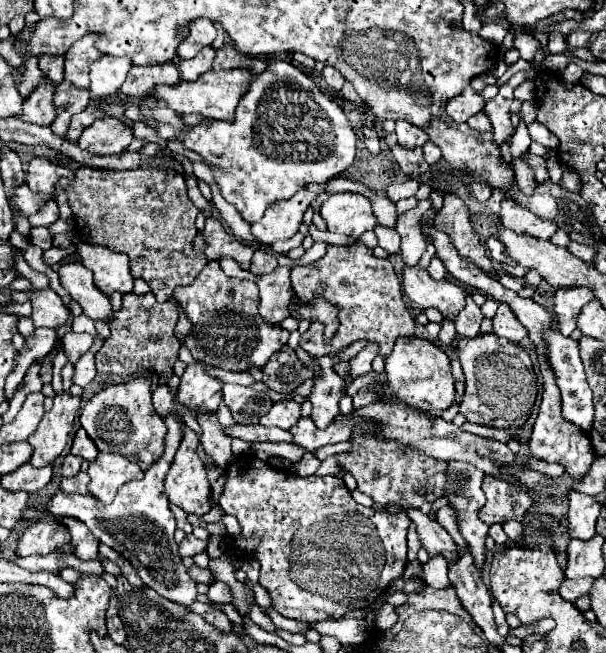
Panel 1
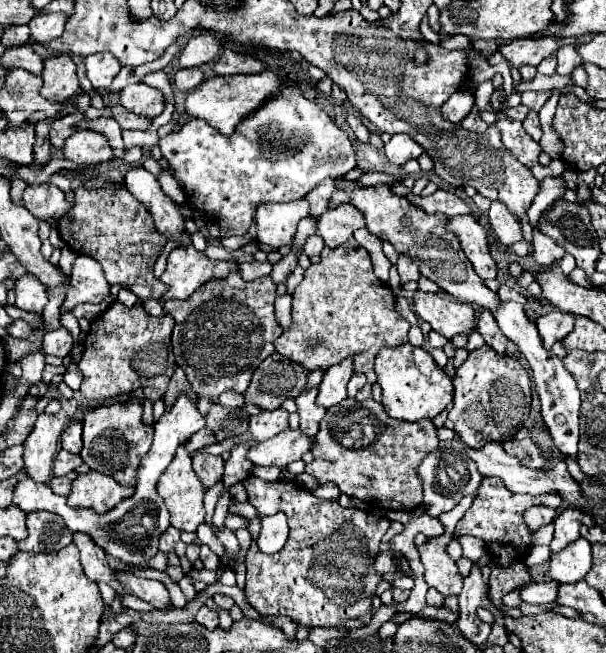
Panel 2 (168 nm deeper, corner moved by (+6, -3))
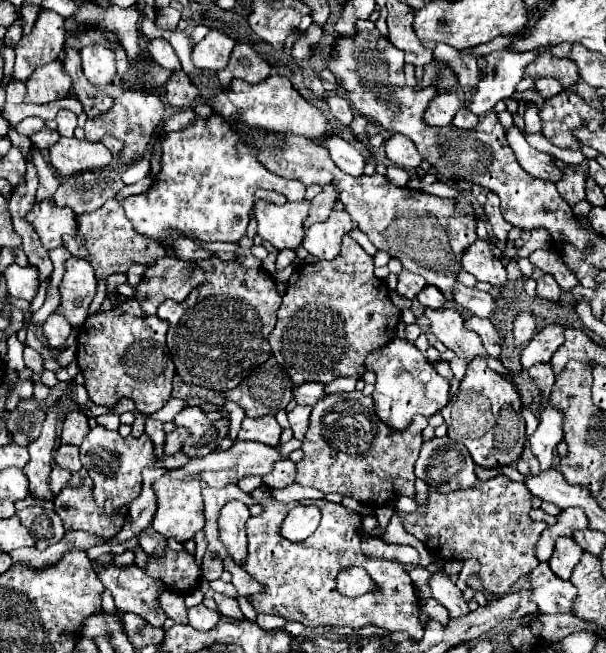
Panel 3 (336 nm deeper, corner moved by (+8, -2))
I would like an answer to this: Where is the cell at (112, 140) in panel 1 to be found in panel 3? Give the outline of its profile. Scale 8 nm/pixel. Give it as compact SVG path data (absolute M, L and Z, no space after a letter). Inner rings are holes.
M60 137L56 145L50 147L50 163L60 175L72 175L90 169L102 169L110 165L114 155L102 143L92 143L86 139Z

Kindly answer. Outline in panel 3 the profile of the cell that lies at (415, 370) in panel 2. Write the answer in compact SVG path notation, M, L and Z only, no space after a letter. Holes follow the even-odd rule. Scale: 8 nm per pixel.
M396 337L388 343L388 347L370 353L366 359L366 369L376 373L376 389L372 393L376 413L392 429L406 429L418 413L424 417L438 413L450 399L448 379L440 377L432 363L410 341Z

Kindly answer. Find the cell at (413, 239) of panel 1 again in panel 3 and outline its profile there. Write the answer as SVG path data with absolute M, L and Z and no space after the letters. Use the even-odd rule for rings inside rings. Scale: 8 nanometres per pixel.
M402 269L400 275L398 275L398 287L396 289L398 289L398 293L406 295L408 299L414 299L424 285L426 285L424 277L420 277L420 275L416 275L408 269Z

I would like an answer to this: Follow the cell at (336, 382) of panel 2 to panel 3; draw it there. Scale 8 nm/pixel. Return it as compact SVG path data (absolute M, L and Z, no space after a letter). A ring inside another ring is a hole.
M310 381L300 385L298 389L294 389L294 397L298 401L298 405L316 405L320 399L324 399L326 391L324 391L324 383L318 381Z

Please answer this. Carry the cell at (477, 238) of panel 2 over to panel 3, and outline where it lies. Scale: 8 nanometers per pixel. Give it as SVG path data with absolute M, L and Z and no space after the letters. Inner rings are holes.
M476 239L462 257L462 269L472 273L478 281L488 281L496 287L506 283L506 269L502 261L492 253L488 239Z

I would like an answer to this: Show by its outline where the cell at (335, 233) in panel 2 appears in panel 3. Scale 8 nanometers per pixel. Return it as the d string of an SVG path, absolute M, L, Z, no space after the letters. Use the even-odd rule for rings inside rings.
M346 209L332 211L324 223L314 223L308 229L302 247L318 259L334 259L340 255L340 241L344 233L356 227L356 221L352 221Z

